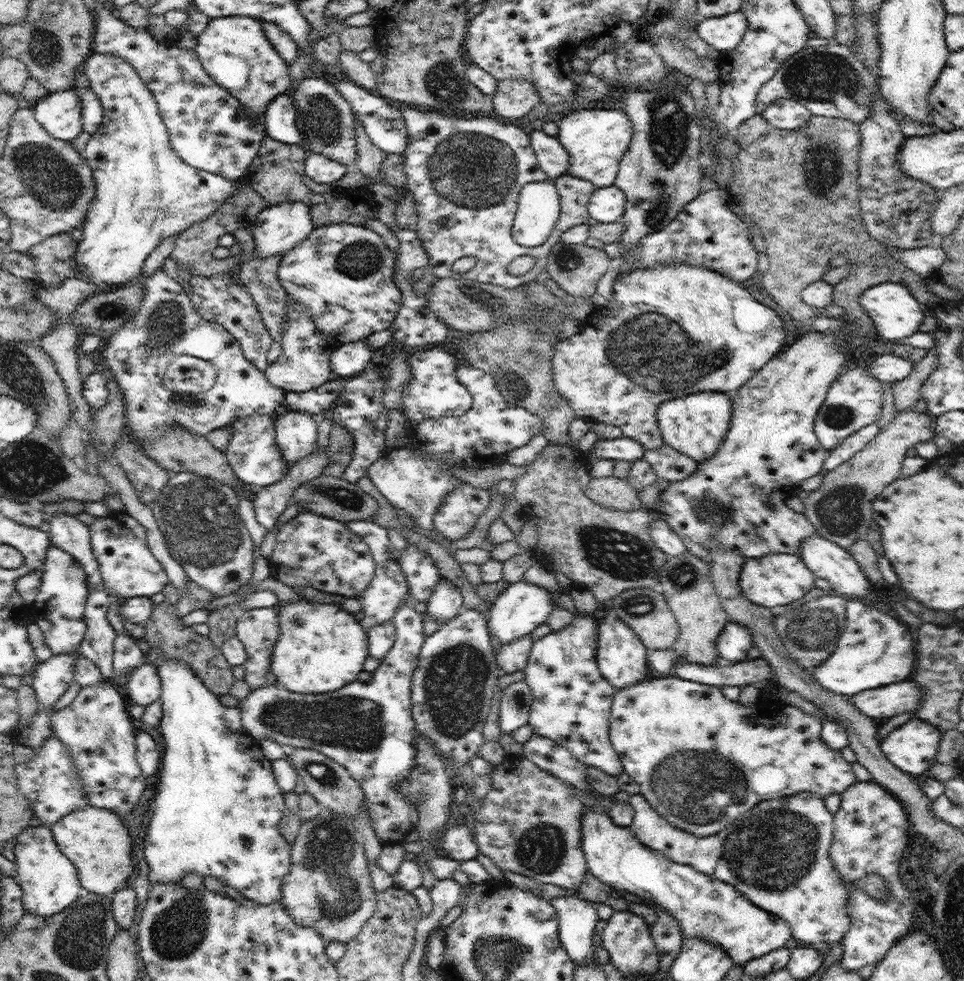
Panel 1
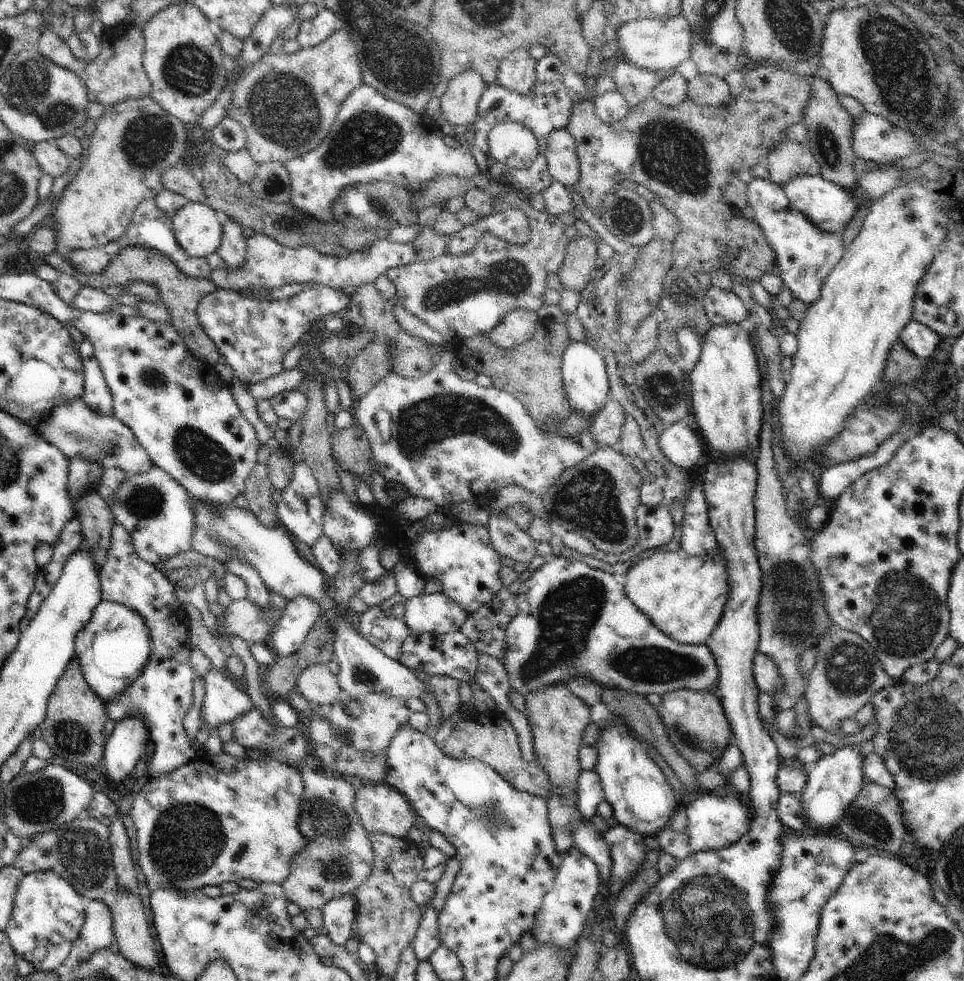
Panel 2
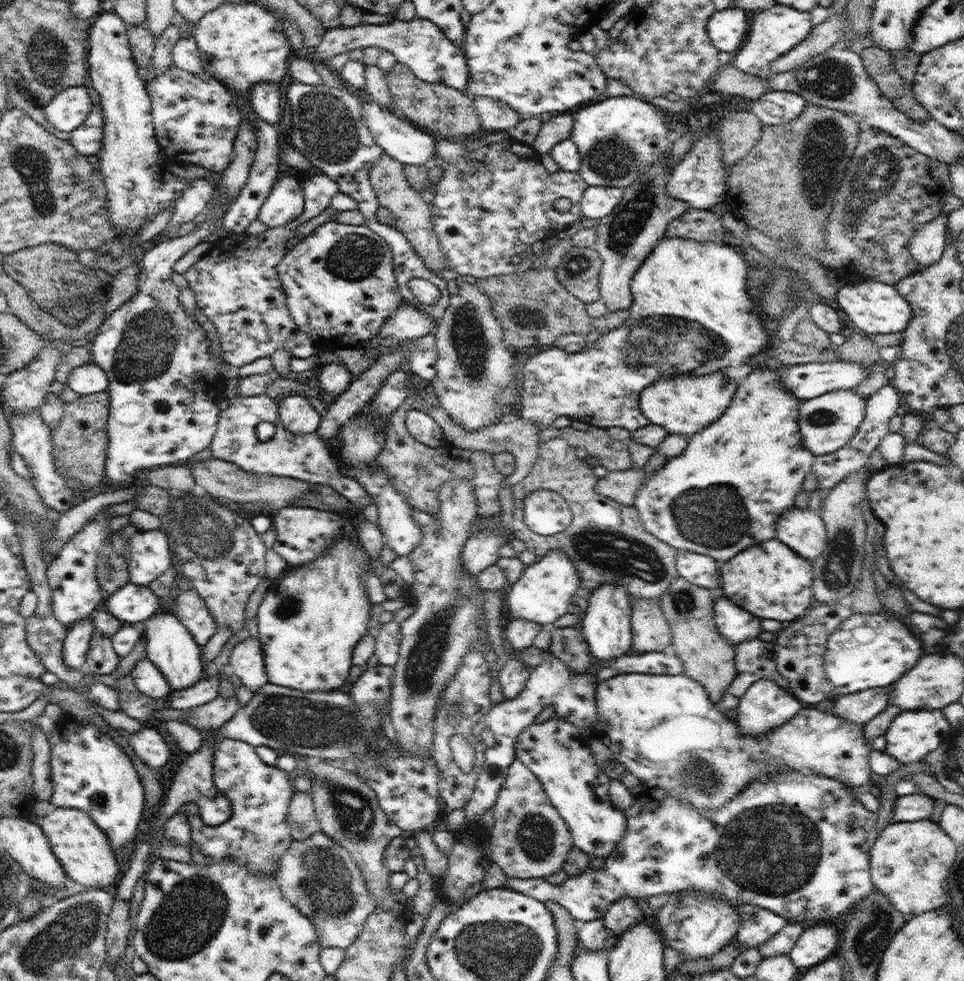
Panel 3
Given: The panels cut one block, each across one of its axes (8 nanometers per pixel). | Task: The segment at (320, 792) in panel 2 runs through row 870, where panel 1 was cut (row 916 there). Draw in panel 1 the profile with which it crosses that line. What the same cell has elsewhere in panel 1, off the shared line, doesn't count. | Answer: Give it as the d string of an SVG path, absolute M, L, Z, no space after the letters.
M322 808L314 818L303 822L291 845L291 867L281 887L280 902L296 924L314 929L326 945L352 940L376 910L377 892L372 884L370 864L356 831L349 816Z

